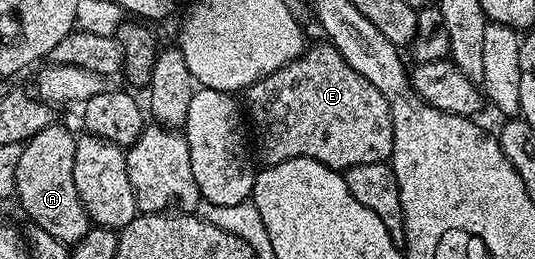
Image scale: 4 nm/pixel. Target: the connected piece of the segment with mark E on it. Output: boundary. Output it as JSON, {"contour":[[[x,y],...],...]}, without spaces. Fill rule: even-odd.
{"contour":[[[321,42],[305,47],[297,60],[274,70],[246,90],[246,120],[254,148],[260,151],[265,165],[286,162],[290,158],[314,158],[326,166],[343,170],[350,166],[362,166],[370,162],[385,163],[392,154],[392,119],[386,98],[338,50],[333,44]]]}

